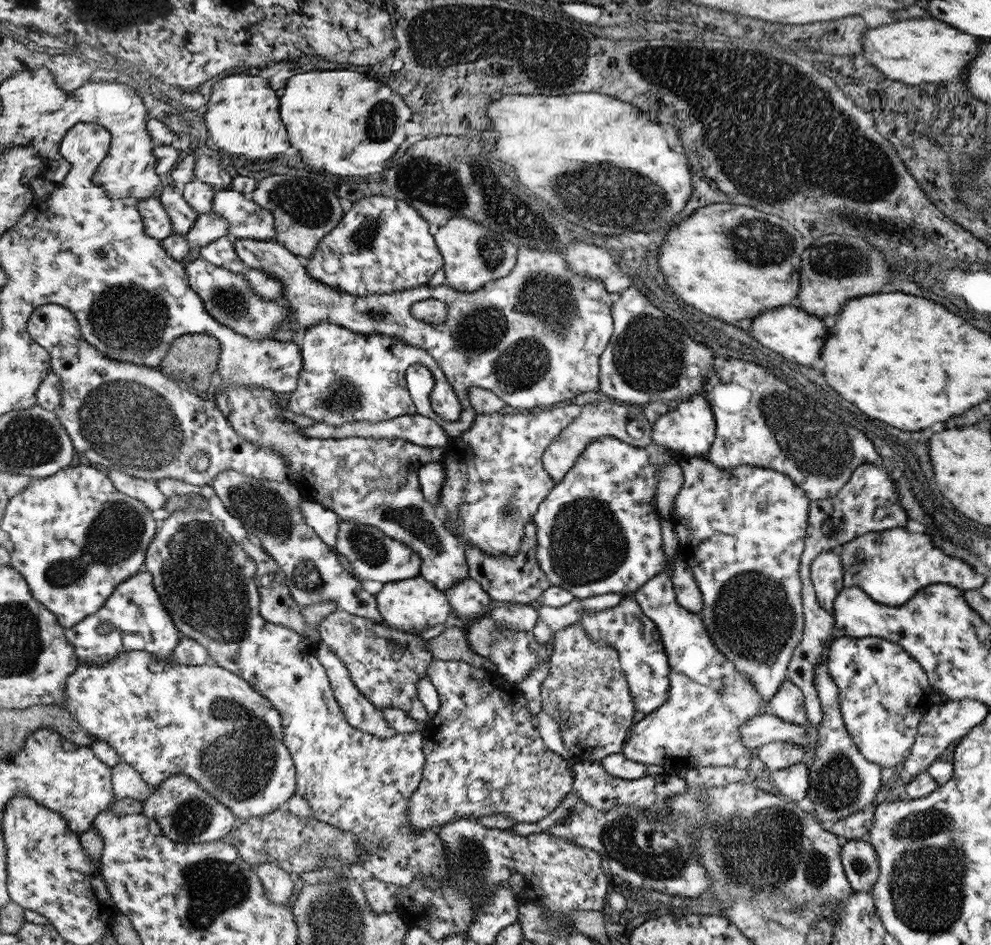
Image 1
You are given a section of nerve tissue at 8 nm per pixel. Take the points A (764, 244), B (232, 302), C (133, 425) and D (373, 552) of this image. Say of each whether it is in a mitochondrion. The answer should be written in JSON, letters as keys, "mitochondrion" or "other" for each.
{"A":"mitochondrion","B":"mitochondrion","C":"mitochondrion","D":"mitochondrion"}

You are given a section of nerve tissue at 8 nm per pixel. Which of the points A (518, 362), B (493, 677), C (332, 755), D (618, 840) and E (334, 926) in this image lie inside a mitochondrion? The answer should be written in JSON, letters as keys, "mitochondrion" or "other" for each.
{"A":"mitochondrion","B":"other","C":"other","D":"mitochondrion","E":"mitochondrion"}

